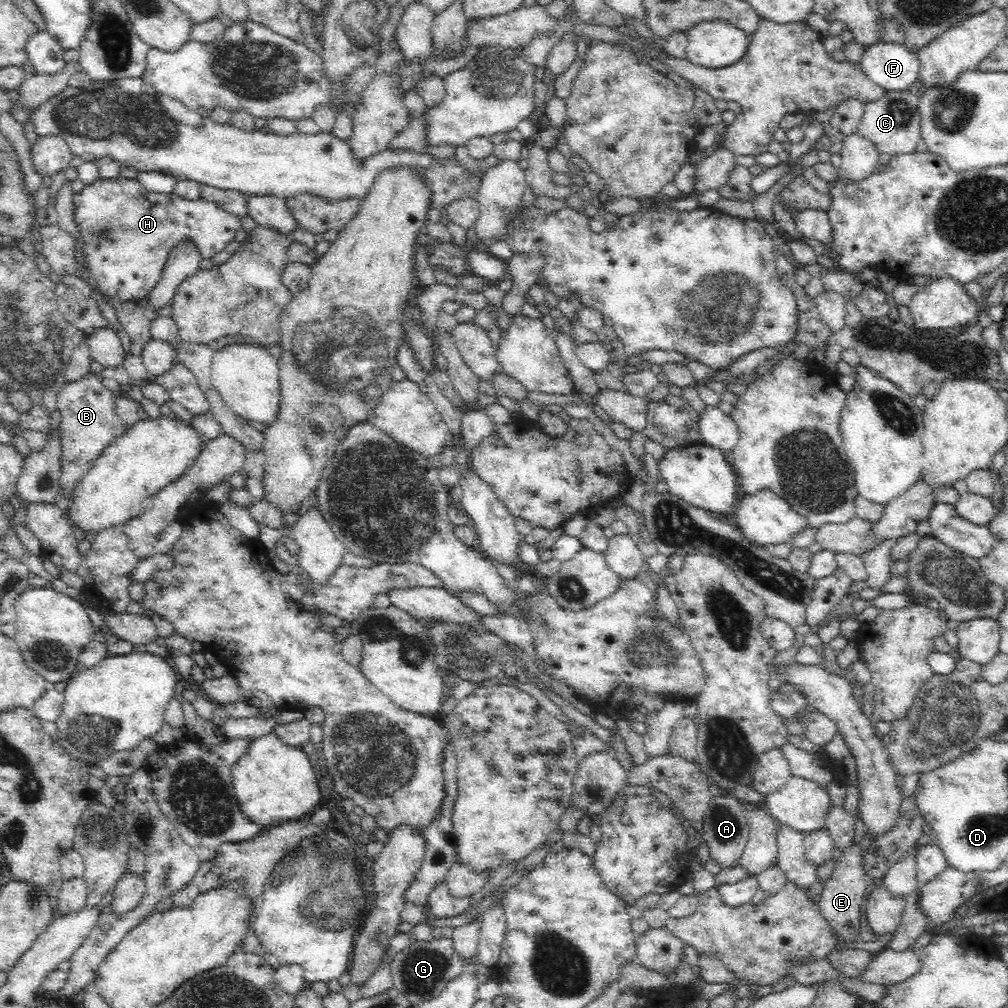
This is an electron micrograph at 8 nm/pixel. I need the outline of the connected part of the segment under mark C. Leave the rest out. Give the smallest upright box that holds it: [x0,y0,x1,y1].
[857,91,922,157]

